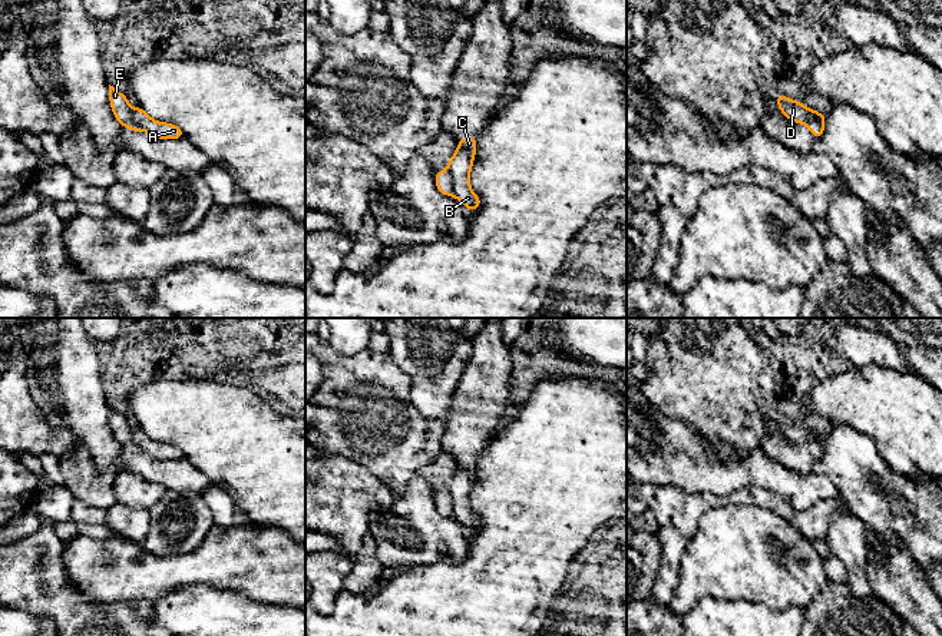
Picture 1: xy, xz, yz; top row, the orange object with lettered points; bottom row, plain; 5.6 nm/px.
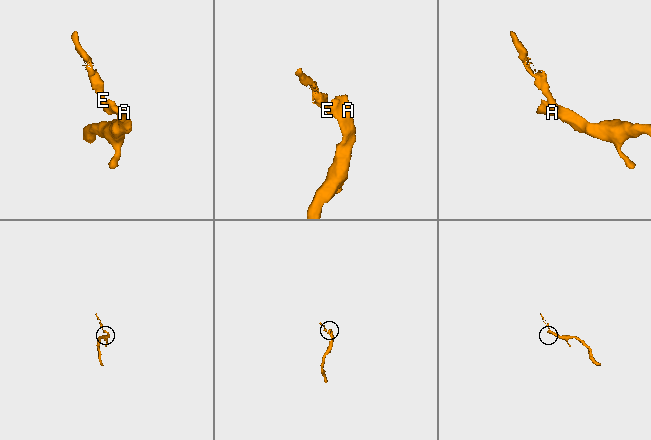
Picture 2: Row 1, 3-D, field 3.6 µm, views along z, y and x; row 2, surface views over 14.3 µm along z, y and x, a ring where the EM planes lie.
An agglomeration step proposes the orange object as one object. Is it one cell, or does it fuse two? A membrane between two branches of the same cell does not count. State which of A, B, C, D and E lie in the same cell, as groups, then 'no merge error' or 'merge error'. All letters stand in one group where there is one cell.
groups A B C D / E; merge error

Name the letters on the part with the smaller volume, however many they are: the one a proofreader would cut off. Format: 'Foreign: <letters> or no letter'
Foreign: E

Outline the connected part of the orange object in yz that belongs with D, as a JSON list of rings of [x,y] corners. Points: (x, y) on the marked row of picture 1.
[[[776,95],[774,100],[781,112],[783,116],[786,116],[793,123],[807,123],[812,117],[819,117],[822,120],[826,120],[824,113],[814,113],[809,107],[806,107],[800,100],[793,100],[783,95]]]

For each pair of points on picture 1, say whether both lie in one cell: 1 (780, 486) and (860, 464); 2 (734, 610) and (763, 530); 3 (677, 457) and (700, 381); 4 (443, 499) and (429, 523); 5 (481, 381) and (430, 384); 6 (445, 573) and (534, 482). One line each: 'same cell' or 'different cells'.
1: different cells
2: different cells
3: different cells
4: different cells
5: different cells
6: same cell

